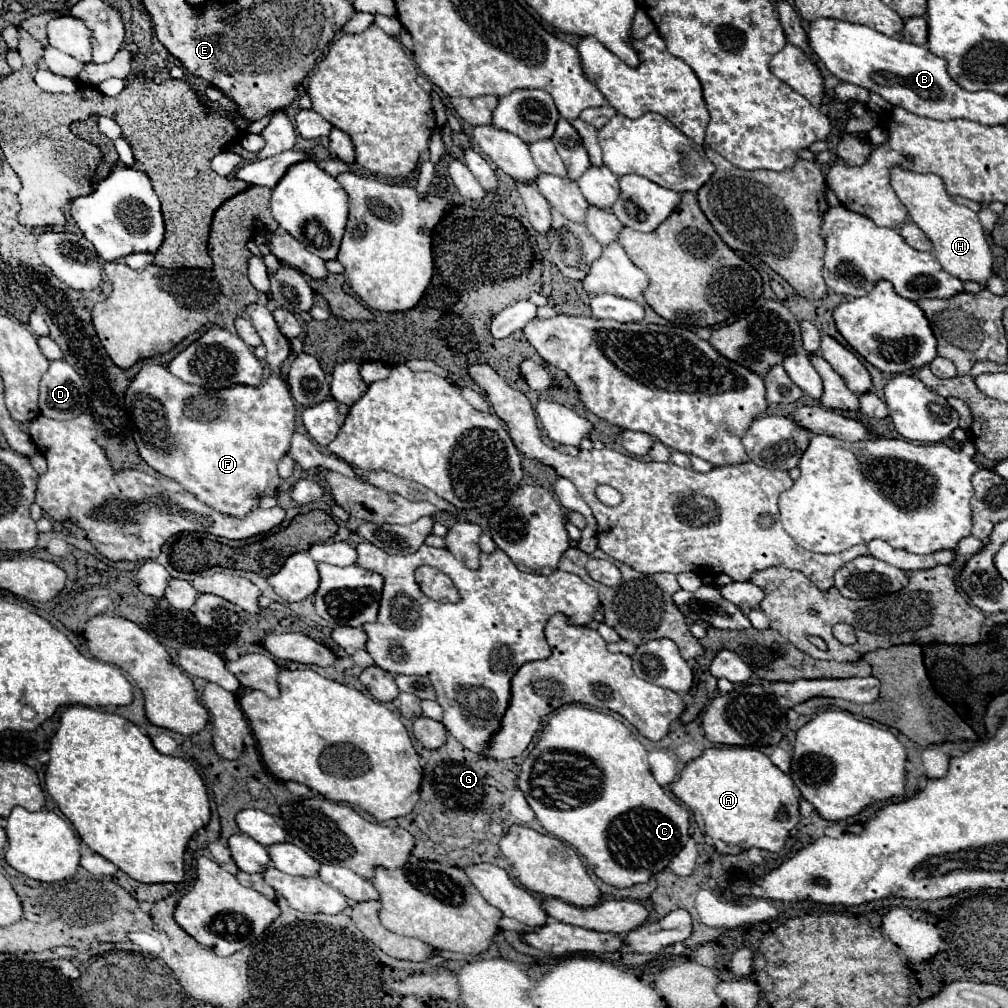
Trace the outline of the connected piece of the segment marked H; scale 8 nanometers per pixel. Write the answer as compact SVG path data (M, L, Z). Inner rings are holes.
M892 166L890 184L898 194L900 202L906 206L910 218L924 230L924 234L934 244L934 252L942 268L952 276L960 278L962 282L974 280L986 286L986 280L994 268L994 260L986 236L982 232L978 214L962 204L952 202L942 178L936 174L918 174L908 168Z

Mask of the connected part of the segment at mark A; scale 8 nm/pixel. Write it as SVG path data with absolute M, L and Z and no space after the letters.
M713 746L704 750L700 758L688 762L682 770L678 782L670 786L672 794L684 802L698 824L698 828L712 838L712 844L718 854L740 854L750 848L760 848L768 852L780 852L790 836L790 832L800 822L798 788L790 776L778 770L768 756L764 756L758 748L744 746Z

